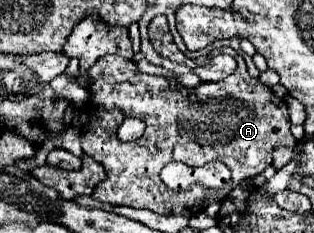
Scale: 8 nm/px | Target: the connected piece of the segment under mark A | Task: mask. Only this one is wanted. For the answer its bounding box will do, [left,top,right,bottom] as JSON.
[81,54,297,214]

